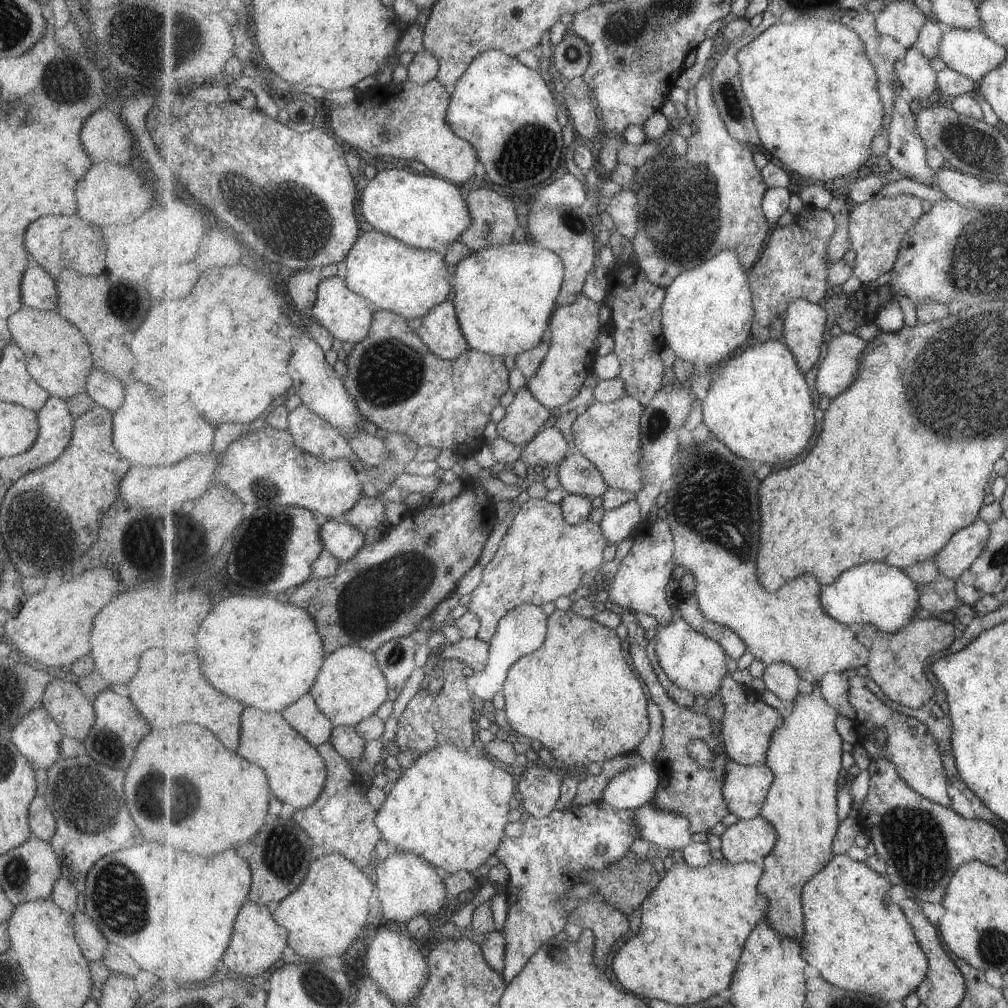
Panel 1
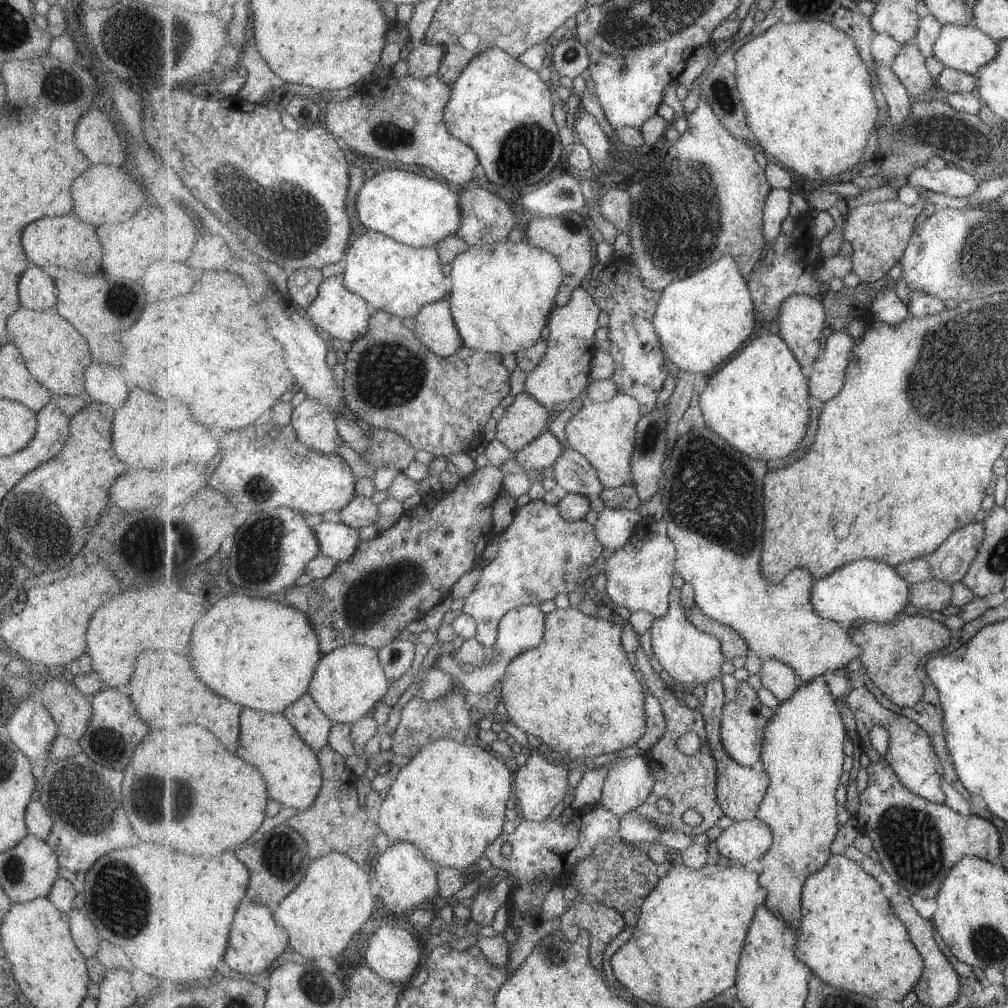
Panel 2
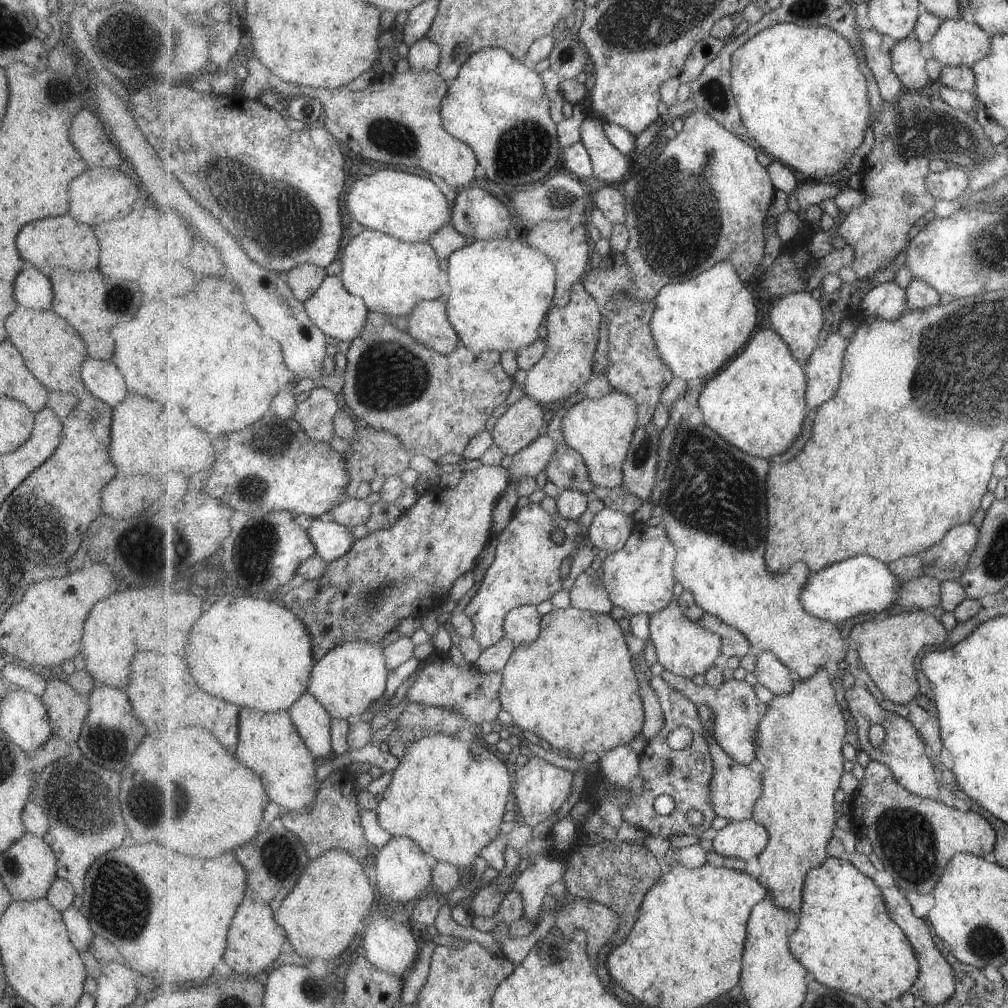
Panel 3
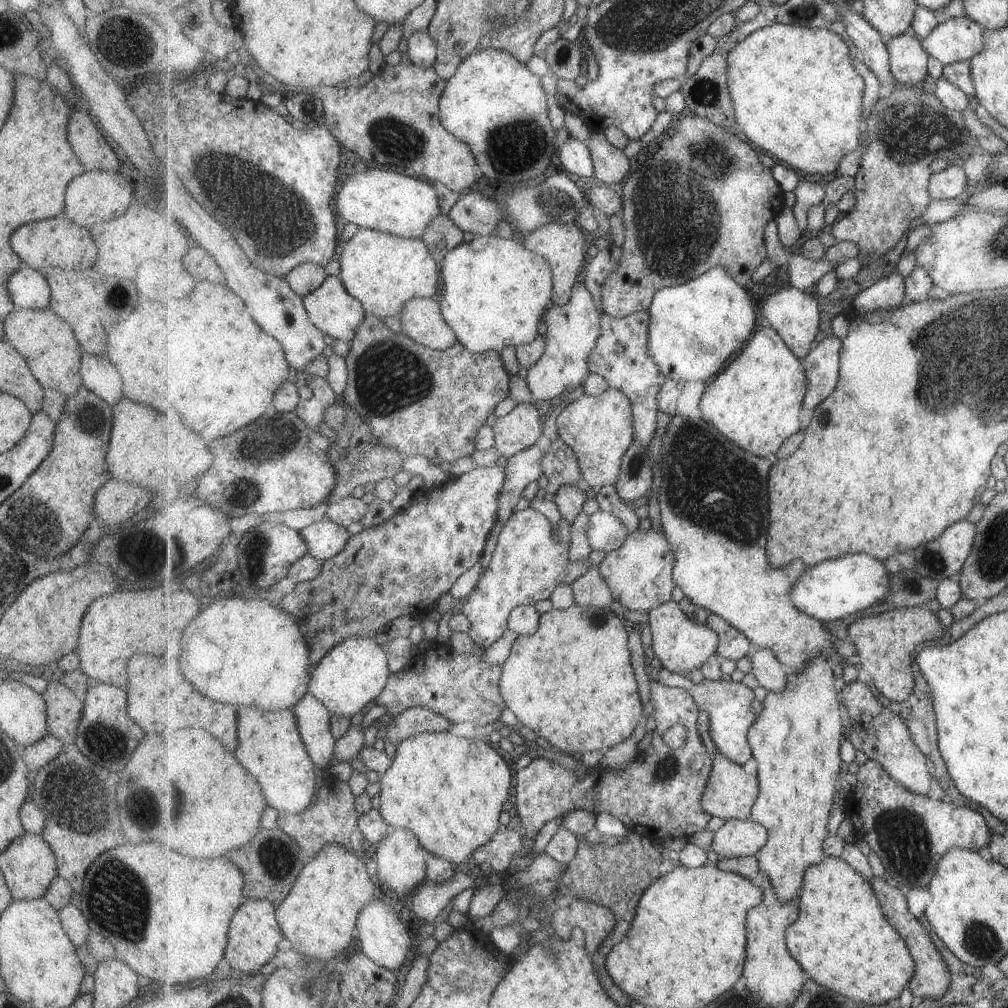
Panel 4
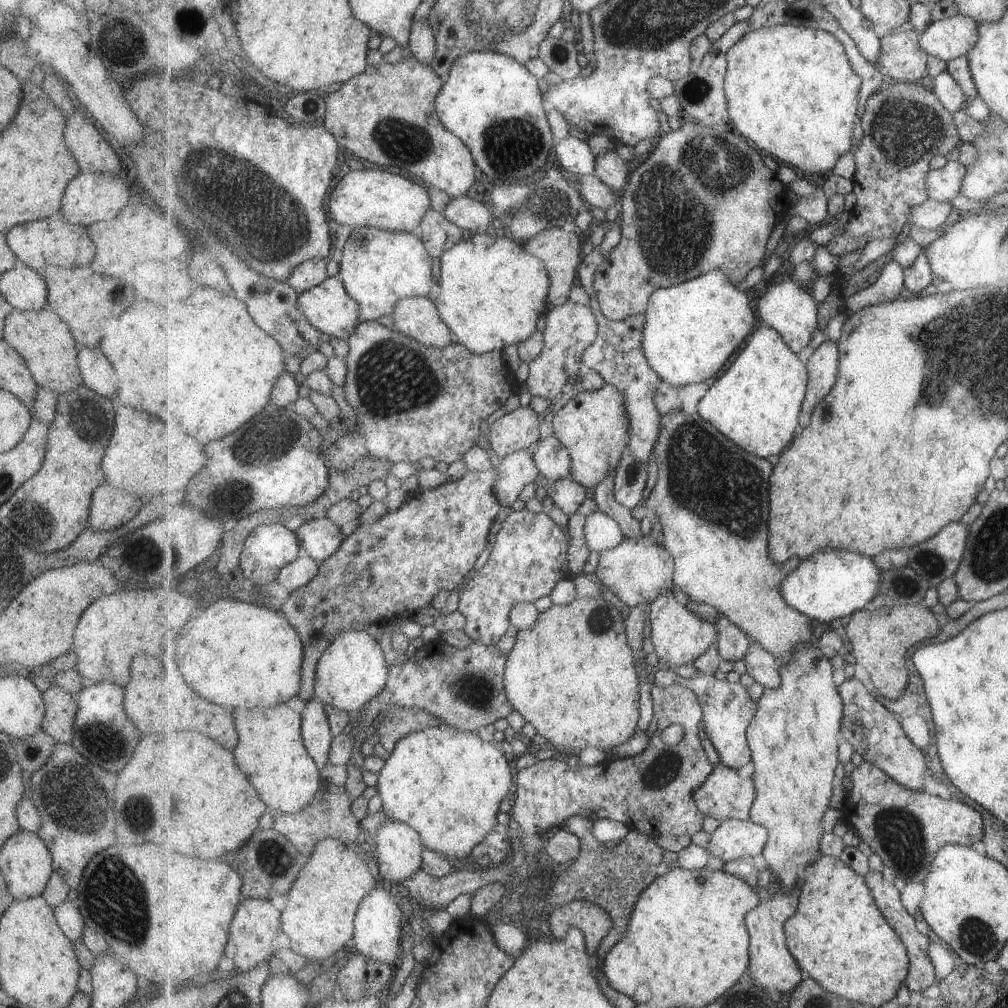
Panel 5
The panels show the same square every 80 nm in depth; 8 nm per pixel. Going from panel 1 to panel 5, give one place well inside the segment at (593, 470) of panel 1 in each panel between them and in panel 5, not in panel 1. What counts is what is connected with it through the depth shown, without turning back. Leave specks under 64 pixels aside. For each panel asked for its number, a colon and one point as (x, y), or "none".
2: (573, 472)
3: (567, 469)
4: (561, 465)
5: (553, 458)

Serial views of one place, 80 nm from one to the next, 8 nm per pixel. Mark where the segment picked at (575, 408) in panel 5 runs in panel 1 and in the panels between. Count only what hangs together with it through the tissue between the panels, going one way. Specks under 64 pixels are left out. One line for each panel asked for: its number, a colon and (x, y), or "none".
1: (610, 434)
2: (605, 433)
3: (602, 430)
4: (600, 429)

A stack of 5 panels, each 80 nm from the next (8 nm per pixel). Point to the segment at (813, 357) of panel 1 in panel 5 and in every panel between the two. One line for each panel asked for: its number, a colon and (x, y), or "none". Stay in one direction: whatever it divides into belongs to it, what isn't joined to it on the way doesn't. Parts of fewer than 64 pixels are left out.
2: (802, 318)
3: (799, 317)
4: (795, 314)
5: (789, 307)

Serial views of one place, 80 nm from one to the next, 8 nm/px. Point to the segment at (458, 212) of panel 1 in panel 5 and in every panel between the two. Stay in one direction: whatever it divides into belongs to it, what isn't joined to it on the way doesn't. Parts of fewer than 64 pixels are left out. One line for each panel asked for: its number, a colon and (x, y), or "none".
2: (415, 210)
3: (413, 209)
4: (385, 200)
5: (375, 198)

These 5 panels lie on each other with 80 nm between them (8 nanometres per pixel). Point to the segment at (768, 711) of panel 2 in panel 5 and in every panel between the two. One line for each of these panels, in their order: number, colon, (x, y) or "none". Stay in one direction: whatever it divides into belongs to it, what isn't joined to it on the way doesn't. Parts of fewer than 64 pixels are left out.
3: (738, 711)
4: (732, 707)
5: (728, 707)

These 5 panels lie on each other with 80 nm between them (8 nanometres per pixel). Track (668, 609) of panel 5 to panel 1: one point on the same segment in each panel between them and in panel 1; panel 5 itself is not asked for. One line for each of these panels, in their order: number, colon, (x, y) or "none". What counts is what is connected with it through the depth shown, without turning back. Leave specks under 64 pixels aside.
1: (694, 662)
2: (688, 655)
3: (684, 647)
4: (682, 646)

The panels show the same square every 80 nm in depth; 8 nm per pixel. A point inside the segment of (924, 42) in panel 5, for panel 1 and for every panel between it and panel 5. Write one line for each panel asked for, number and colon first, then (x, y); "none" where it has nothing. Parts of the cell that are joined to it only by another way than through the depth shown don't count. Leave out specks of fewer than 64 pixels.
1: (969, 52)
2: (965, 48)
3: (959, 42)
4: (958, 39)

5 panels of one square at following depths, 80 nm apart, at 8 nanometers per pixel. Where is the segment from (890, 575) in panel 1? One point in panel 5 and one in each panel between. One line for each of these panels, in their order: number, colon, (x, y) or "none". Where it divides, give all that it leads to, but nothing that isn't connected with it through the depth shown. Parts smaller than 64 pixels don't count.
2: (870, 590)
3: (863, 585)
4: (832, 590)
5: (830, 585)

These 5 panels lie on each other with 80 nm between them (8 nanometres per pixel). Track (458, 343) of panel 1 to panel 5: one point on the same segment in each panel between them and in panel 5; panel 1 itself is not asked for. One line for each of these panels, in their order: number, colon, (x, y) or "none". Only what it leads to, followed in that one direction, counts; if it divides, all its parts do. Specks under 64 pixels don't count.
2: (435, 326)
3: (429, 323)
4: (421, 319)
5: (418, 317)

